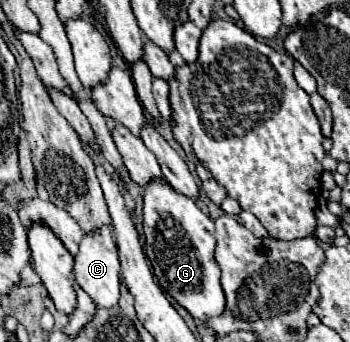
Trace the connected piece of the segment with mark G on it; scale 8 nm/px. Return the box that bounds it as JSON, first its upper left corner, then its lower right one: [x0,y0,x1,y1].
[143,179,225,321]

